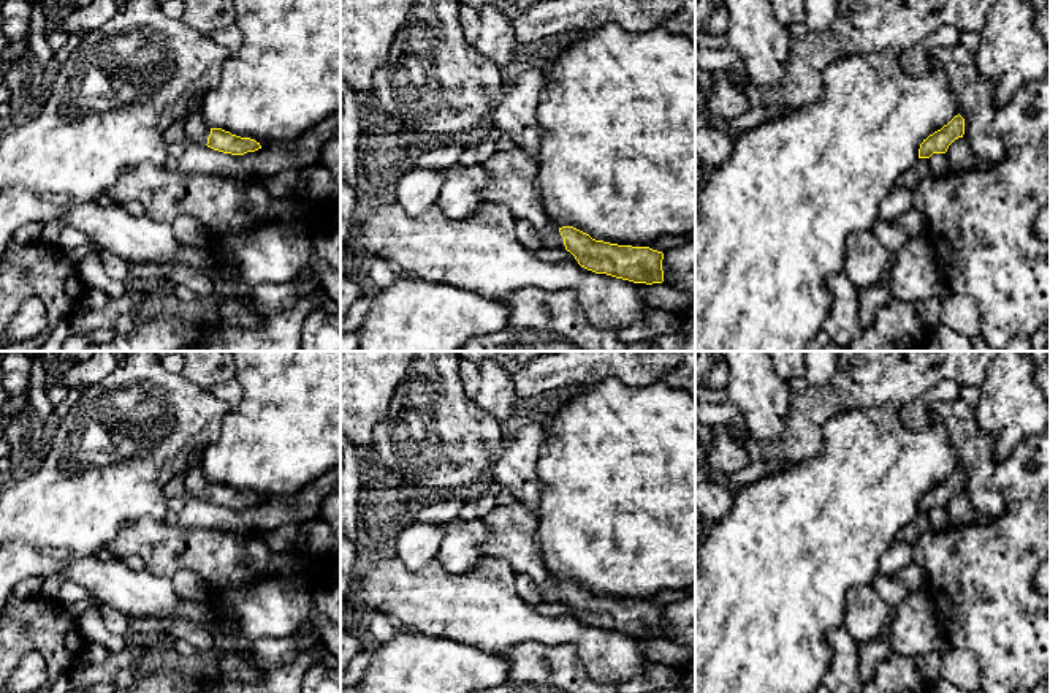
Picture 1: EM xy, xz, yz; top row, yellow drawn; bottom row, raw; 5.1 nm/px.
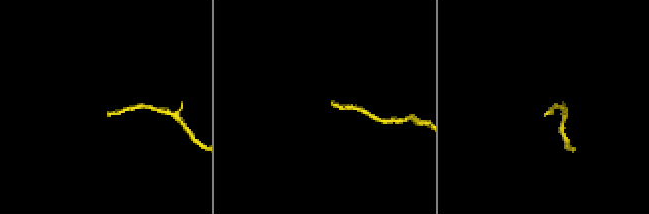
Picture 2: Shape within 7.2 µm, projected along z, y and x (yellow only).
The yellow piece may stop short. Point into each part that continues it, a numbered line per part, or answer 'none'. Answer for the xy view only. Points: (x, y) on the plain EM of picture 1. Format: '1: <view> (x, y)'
1: xy (197, 484)

